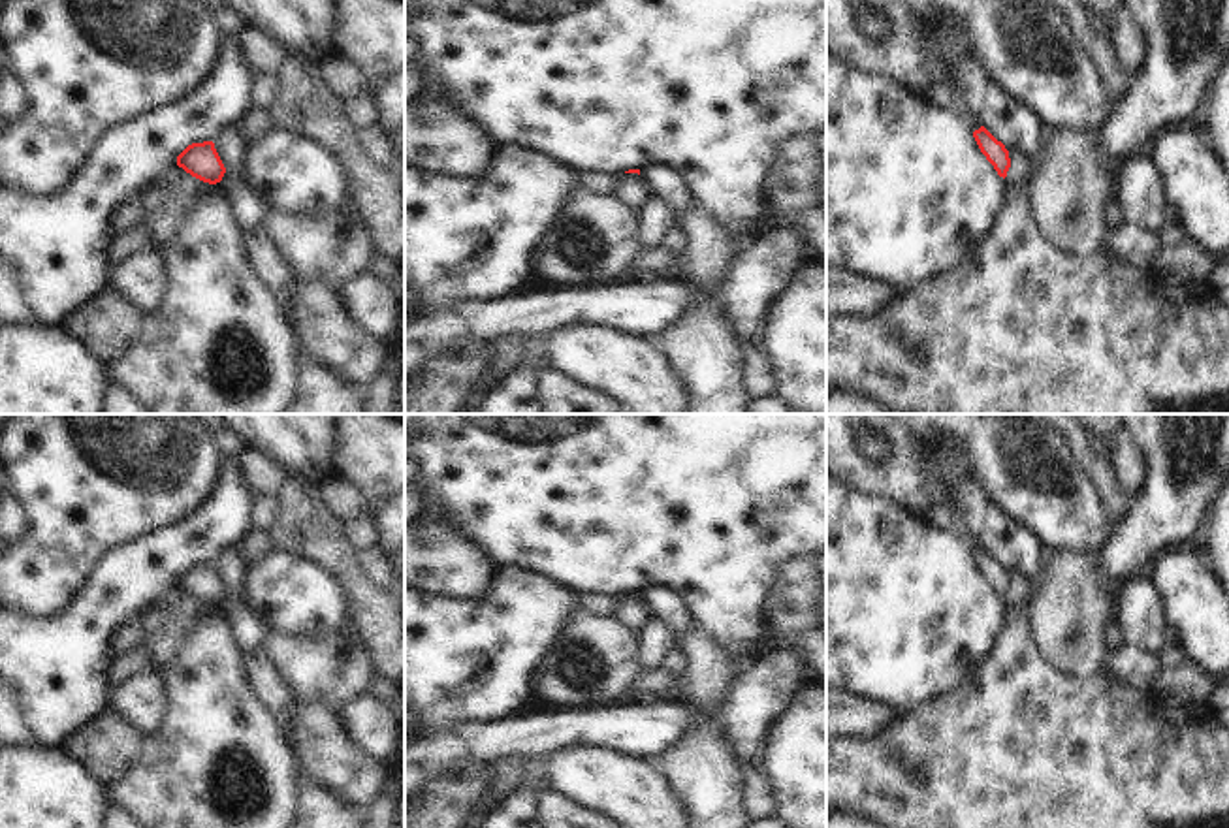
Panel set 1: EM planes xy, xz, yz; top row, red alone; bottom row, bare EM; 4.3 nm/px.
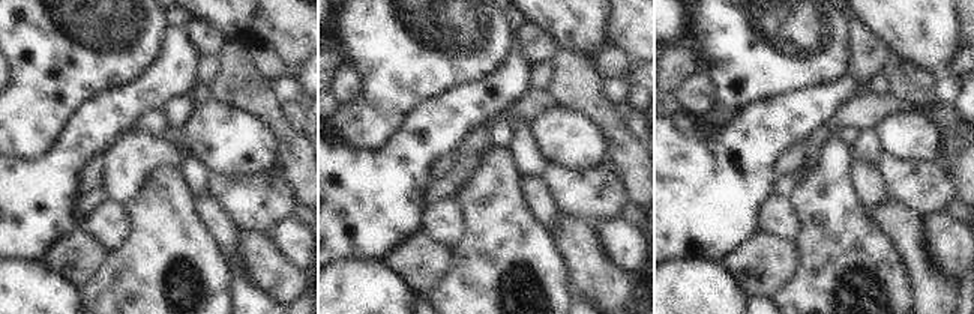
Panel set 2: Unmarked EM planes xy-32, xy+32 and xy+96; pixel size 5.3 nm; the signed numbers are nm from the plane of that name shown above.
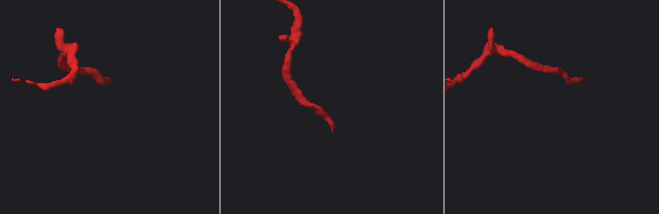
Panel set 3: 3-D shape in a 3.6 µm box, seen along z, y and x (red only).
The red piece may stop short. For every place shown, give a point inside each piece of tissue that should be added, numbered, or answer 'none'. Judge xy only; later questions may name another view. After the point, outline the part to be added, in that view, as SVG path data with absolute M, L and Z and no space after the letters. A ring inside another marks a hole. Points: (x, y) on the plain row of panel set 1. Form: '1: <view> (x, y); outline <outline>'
none

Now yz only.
none

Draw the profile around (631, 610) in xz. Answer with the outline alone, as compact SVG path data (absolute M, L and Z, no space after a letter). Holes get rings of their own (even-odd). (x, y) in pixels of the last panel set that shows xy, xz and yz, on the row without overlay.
M623 595L619 597L615 608L617 619L634 632L642 632L644 625L651 619L651 613L638 595Z

